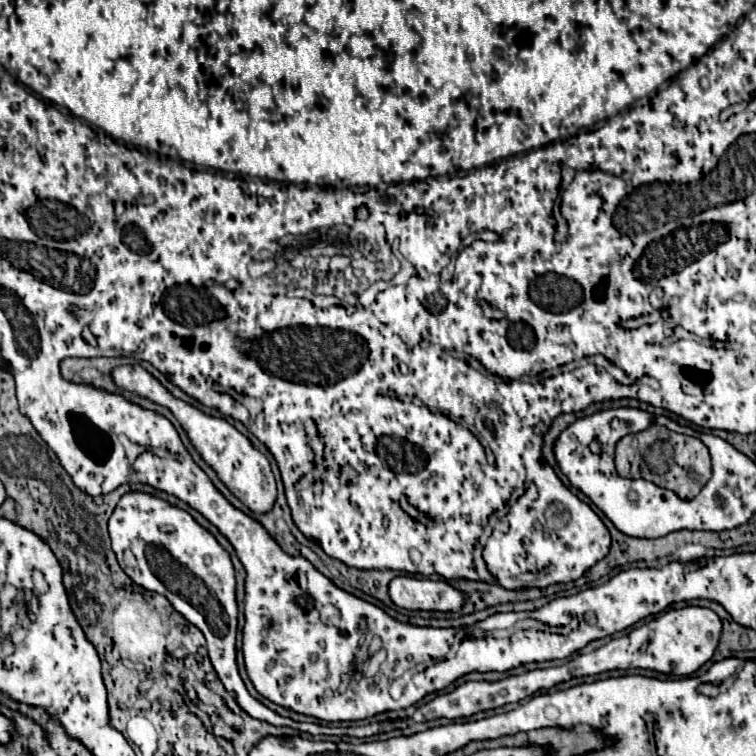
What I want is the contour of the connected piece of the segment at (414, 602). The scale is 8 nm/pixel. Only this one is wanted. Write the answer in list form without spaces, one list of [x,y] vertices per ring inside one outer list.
[[[397,576],[389,584],[391,600],[405,610],[457,612],[465,604],[465,594],[445,580]]]

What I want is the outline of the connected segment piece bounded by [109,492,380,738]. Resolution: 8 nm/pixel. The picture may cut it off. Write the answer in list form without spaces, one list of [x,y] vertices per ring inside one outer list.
[[[135,492],[123,496],[121,502],[117,504],[109,520],[109,534],[111,534],[113,552],[117,554],[119,566],[125,570],[125,574],[145,590],[163,594],[181,616],[185,616],[191,624],[195,624],[205,634],[209,658],[223,686],[227,688],[229,694],[233,694],[237,704],[251,718],[271,722],[273,726],[291,726],[309,732],[313,736],[347,734],[347,736],[367,738],[379,734],[378,723],[355,727],[333,727],[311,724],[311,722],[295,722],[291,718],[283,718],[277,712],[269,710],[249,694],[249,690],[245,688],[239,676],[237,662],[235,662],[235,634],[238,629],[235,570],[227,550],[215,540],[213,534],[201,528],[191,518],[191,514],[187,514],[177,506],[167,504],[161,498]]]

